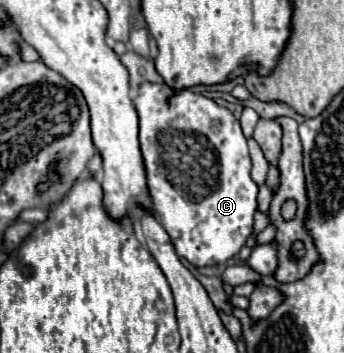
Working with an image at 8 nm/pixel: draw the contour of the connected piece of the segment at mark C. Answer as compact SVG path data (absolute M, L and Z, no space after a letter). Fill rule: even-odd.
M144 82L134 98L134 106L138 112L138 140L142 150L142 160L146 168L146 186L152 198L152 208L158 214L158 220L166 226L178 256L186 258L194 266L216 266L234 258L240 248L246 244L252 234L254 212L256 212L256 196L258 184L250 176L252 160L248 154L246 136L242 134L240 122L234 114L218 106L214 100L196 94L192 90L172 90L166 84ZM178 132L180 142L160 142L164 134Z

